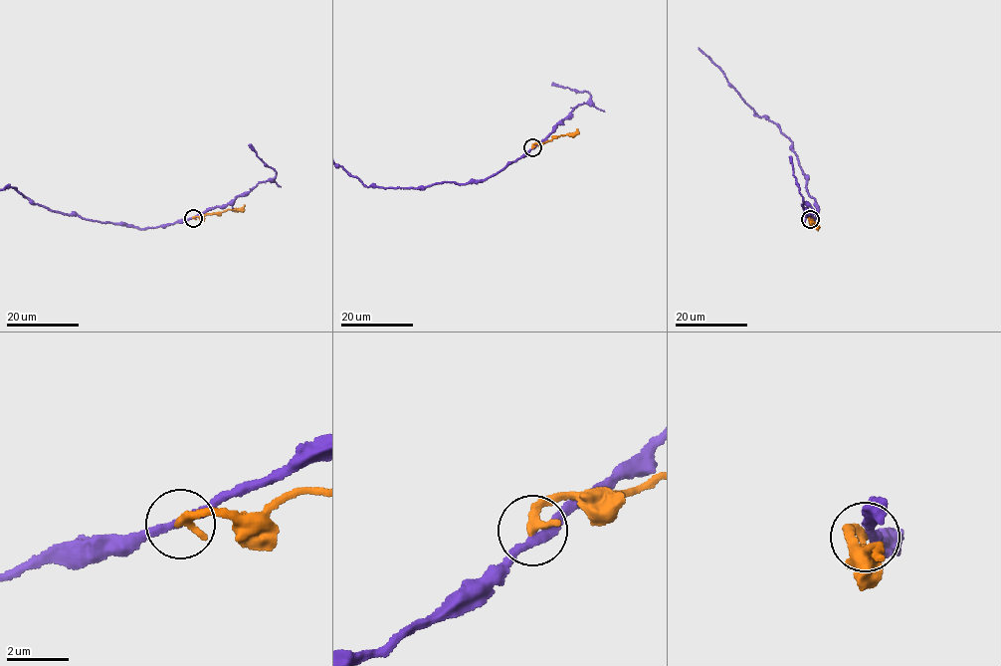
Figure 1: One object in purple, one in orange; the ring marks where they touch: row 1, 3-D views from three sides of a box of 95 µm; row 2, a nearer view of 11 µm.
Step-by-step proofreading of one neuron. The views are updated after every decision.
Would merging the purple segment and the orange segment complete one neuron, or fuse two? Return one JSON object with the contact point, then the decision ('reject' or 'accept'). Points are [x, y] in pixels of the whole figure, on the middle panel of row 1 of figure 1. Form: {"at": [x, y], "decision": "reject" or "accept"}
{"at": [532, 147], "decision": "reject"}

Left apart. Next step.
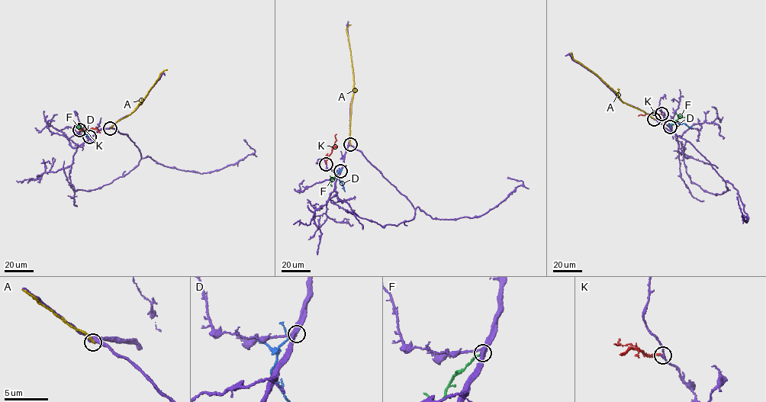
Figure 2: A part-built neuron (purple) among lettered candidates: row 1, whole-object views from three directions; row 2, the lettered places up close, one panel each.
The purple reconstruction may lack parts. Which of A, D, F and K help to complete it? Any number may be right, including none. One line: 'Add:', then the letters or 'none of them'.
Add: F

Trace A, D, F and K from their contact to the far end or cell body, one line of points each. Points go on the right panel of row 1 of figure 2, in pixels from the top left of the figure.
A: (654, 119), (623, 102), (593, 72), (575, 60), (571, 53)
D: (670, 127), (676, 123), (685, 123), (692, 127)
F: (671, 127), (679, 117), (684, 117)
K: (661, 114), (638, 116)

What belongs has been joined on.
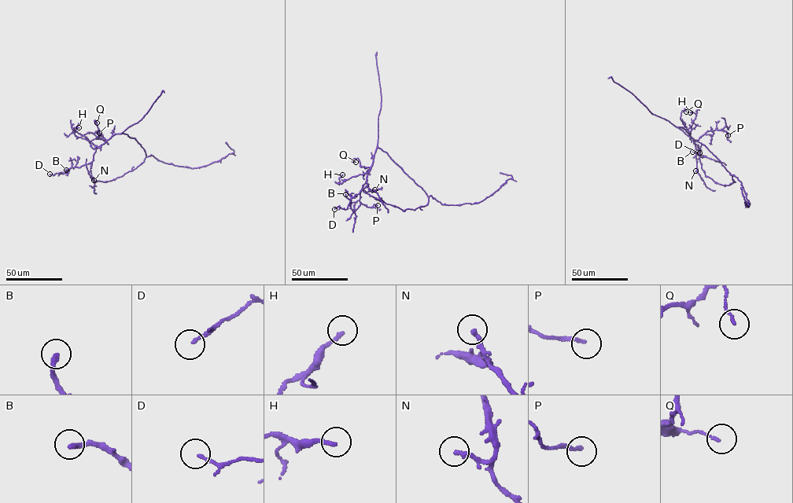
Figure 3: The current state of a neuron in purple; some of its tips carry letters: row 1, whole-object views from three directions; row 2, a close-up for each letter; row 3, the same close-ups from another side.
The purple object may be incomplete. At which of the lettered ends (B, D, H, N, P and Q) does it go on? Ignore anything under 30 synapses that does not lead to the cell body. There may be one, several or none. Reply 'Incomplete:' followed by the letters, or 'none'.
Incomplete: B

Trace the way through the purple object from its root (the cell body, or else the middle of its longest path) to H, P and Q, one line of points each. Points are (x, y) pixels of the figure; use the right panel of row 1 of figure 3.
H: (707, 148), (676, 127), (684, 128), (691, 138), (691, 126), (695, 114), (690, 112)
P: (707, 148), (676, 126), (684, 128), (695, 140), (708, 131), (716, 130), (725, 131), (728, 135)
Q: (707, 148), (676, 127), (682, 127), (688, 133), (680, 119), (682, 111), (686, 111)

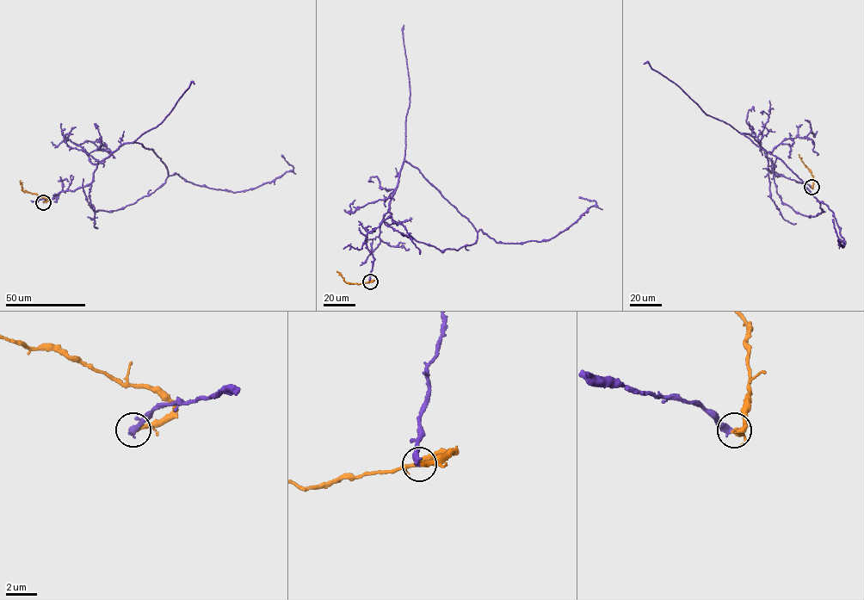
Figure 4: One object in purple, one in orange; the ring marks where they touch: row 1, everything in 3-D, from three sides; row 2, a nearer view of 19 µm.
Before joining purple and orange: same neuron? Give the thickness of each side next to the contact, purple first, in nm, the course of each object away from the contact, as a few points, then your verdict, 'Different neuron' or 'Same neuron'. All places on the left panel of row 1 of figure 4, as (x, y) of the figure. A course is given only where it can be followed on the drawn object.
Thickness 360 nm (purple) against 320 nm. Course of purple: (43, 202), (88, 185), (97, 163), (124, 144), (152, 150), (168, 175), (233, 192), (293, 170), (281, 155). Course of orange: (43, 202), (47, 200), (22, 191), (20, 180). Same neuron

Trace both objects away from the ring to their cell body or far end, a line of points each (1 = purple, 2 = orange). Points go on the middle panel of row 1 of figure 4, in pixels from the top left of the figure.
1: (370, 281), (374, 258), (365, 239), (391, 215), (404, 161), (497, 243), (558, 235), (596, 203), (579, 197)
2: (370, 281), (361, 284), (347, 283), (336, 271)

